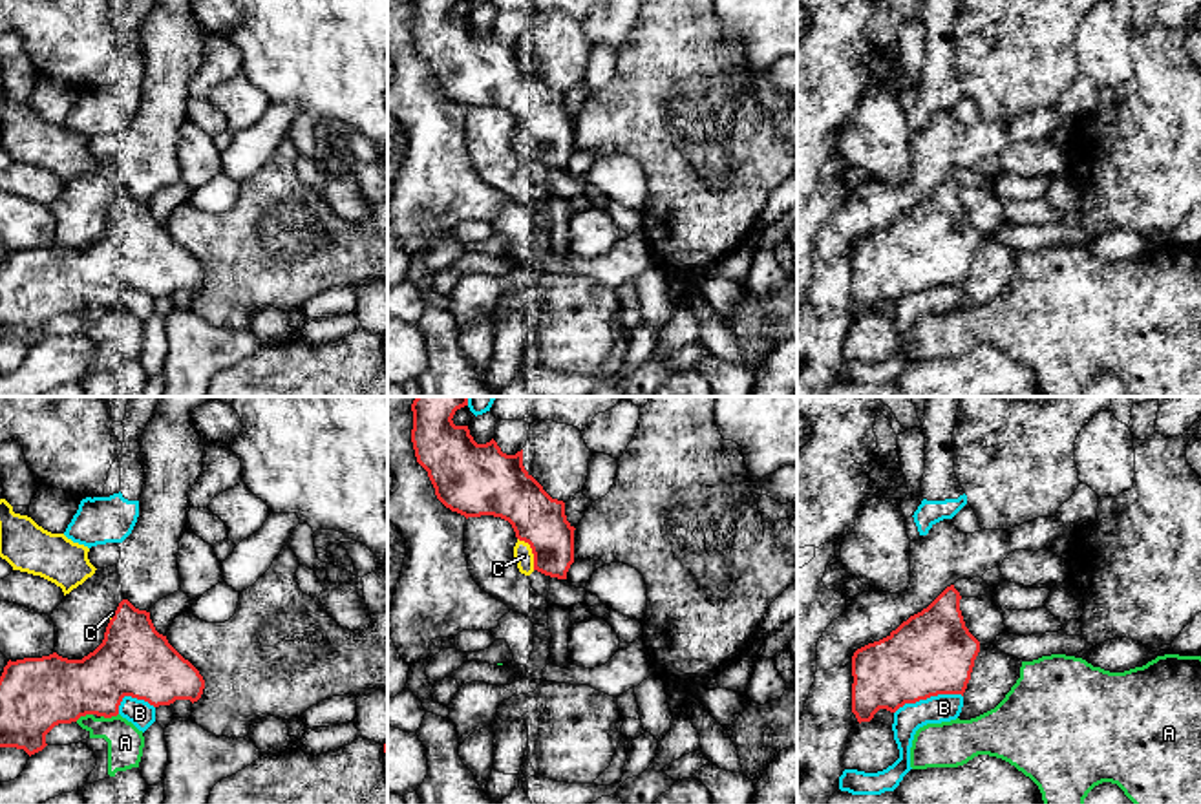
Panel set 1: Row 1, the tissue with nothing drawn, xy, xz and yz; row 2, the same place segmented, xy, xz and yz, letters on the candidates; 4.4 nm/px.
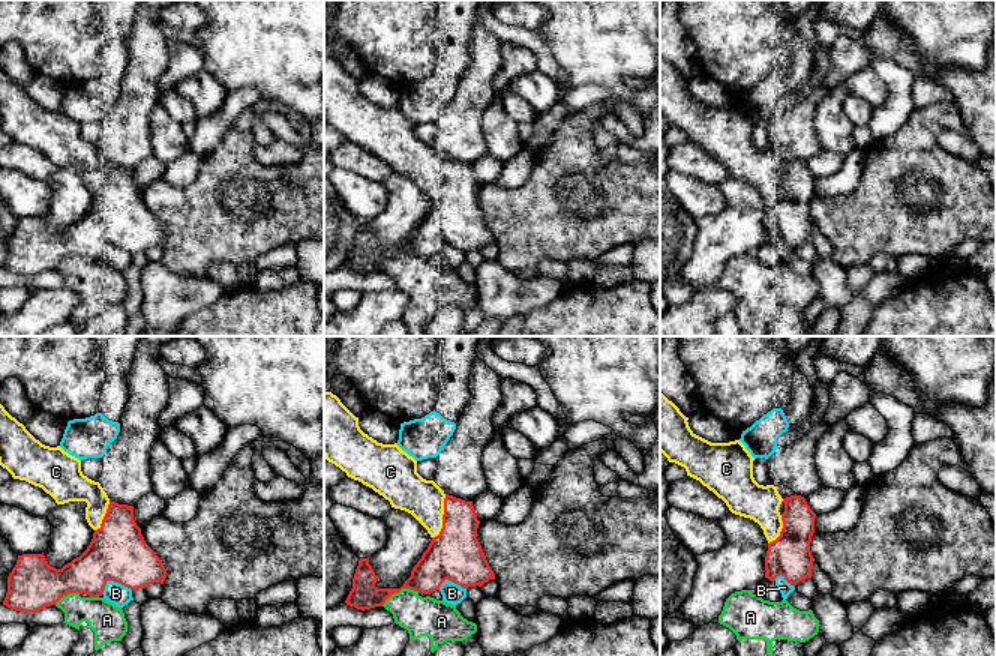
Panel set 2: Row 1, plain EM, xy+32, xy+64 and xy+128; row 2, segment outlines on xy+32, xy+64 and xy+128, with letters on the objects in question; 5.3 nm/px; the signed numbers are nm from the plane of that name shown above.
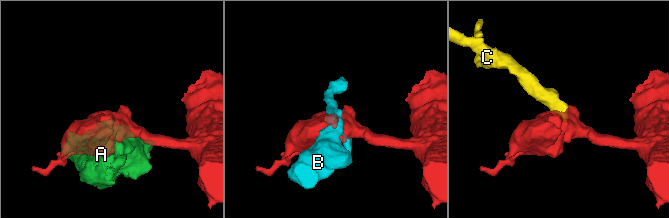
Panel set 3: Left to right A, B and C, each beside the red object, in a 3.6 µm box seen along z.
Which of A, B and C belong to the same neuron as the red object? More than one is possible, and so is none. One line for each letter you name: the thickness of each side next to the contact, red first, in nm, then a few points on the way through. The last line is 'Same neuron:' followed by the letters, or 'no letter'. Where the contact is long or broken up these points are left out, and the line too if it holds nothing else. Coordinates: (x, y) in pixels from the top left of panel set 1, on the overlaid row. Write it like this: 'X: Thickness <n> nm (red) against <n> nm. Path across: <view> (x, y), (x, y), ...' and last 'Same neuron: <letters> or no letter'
C: Thickness 220 nm (red) against 90 nm
Same neuron: C

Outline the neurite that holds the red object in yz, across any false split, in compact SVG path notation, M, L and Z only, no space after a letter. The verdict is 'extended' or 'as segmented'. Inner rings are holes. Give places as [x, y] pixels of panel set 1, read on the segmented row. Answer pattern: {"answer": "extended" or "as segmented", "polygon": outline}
{"answer": "as segmented", "polygon": "M954 585L947 587L927 608L910 616L887 638L857 649L852 656L852 713L857 722L870 722L879 709L896 713L905 704L916 704L938 694L962 694L967 689L980 641L965 627L960 610L960 592Z"}

